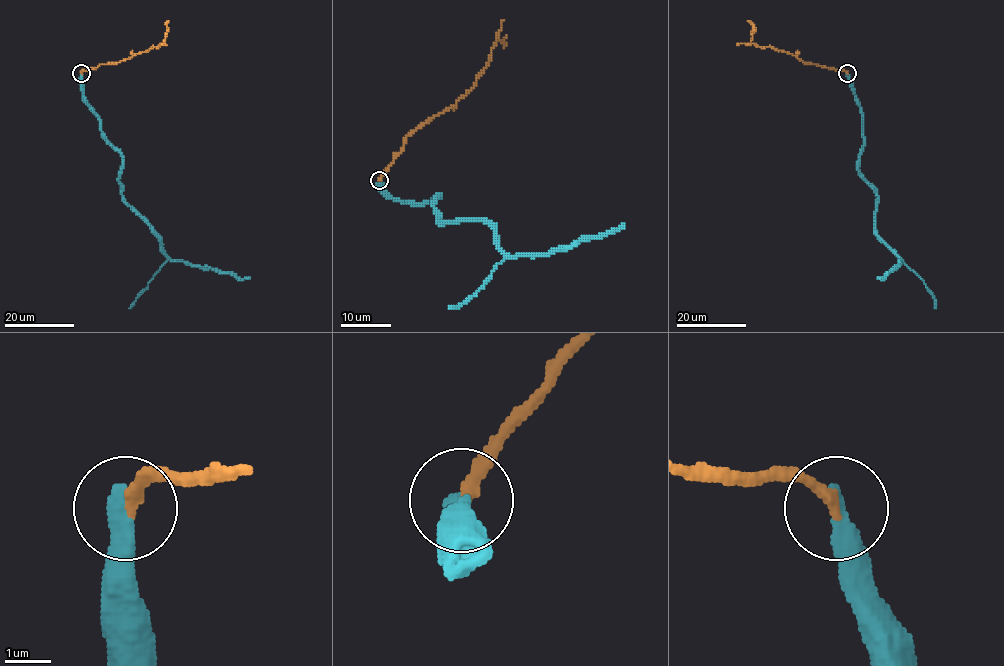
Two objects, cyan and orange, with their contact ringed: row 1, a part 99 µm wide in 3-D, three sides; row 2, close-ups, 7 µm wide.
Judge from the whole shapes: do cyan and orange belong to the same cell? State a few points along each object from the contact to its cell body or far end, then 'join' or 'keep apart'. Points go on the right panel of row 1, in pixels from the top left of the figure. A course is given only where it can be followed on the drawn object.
cyan via (847, 73), (862, 116), (858, 173), (874, 189), (876, 233), (899, 260), (879, 277) | orange via (847, 73), (804, 63), (783, 51), (757, 47), (751, 41), (754, 25), (748, 21) | keep apart

